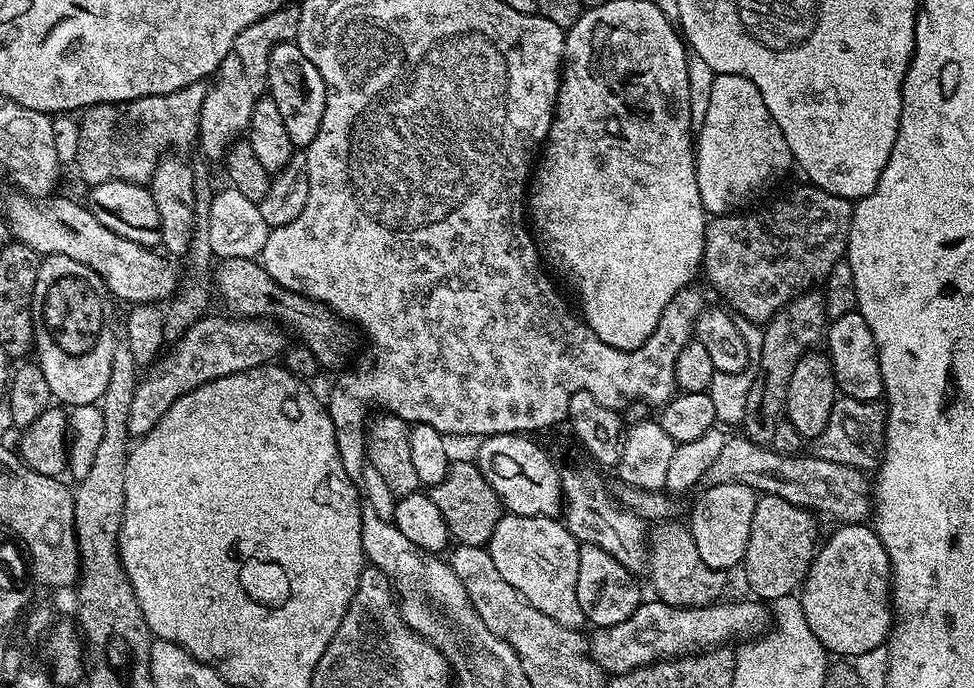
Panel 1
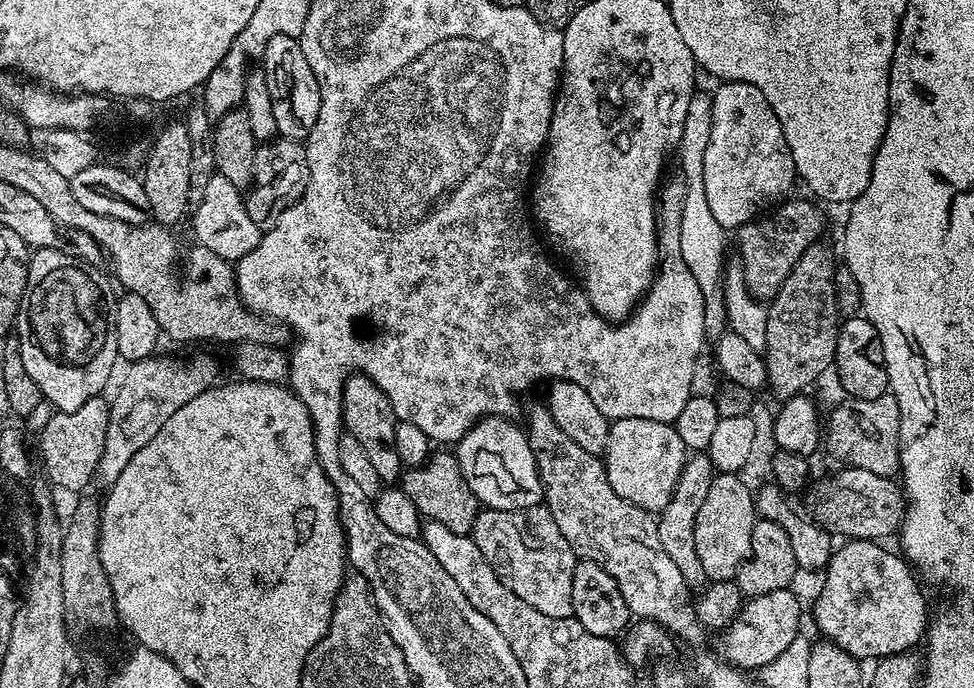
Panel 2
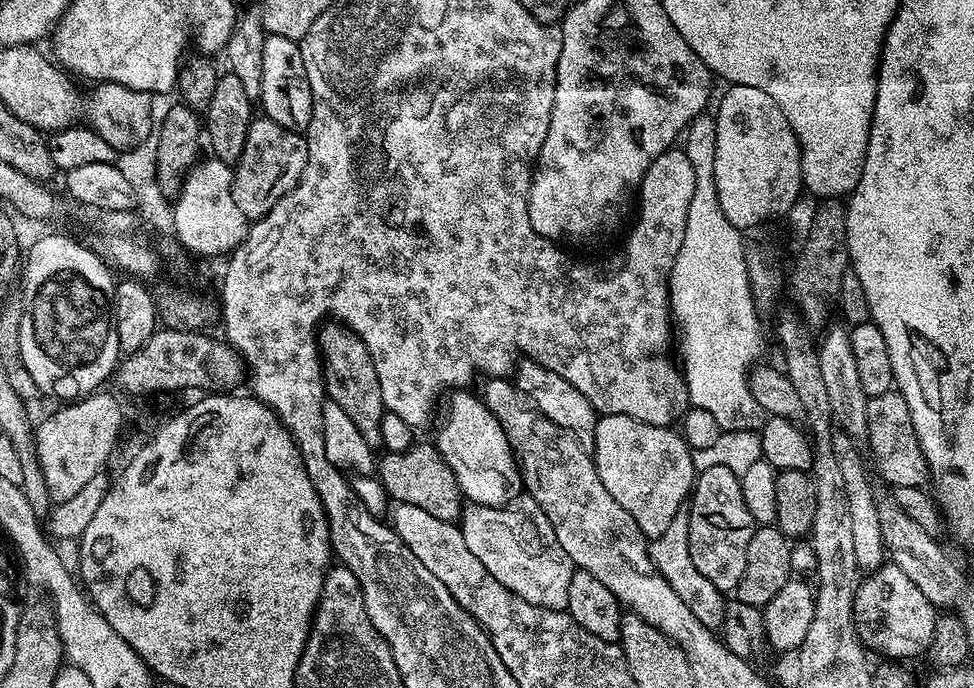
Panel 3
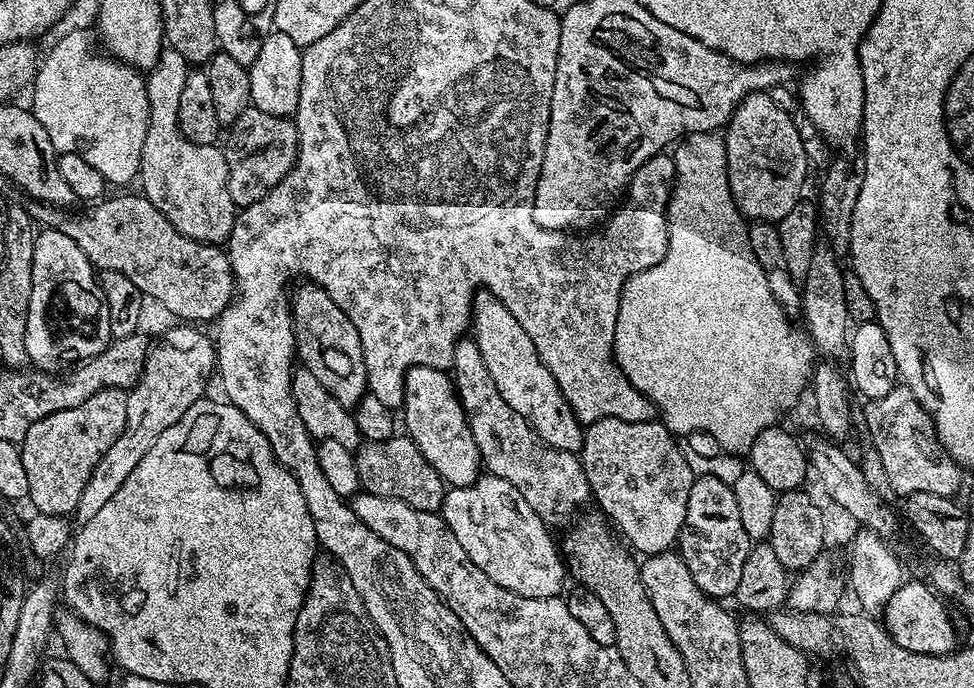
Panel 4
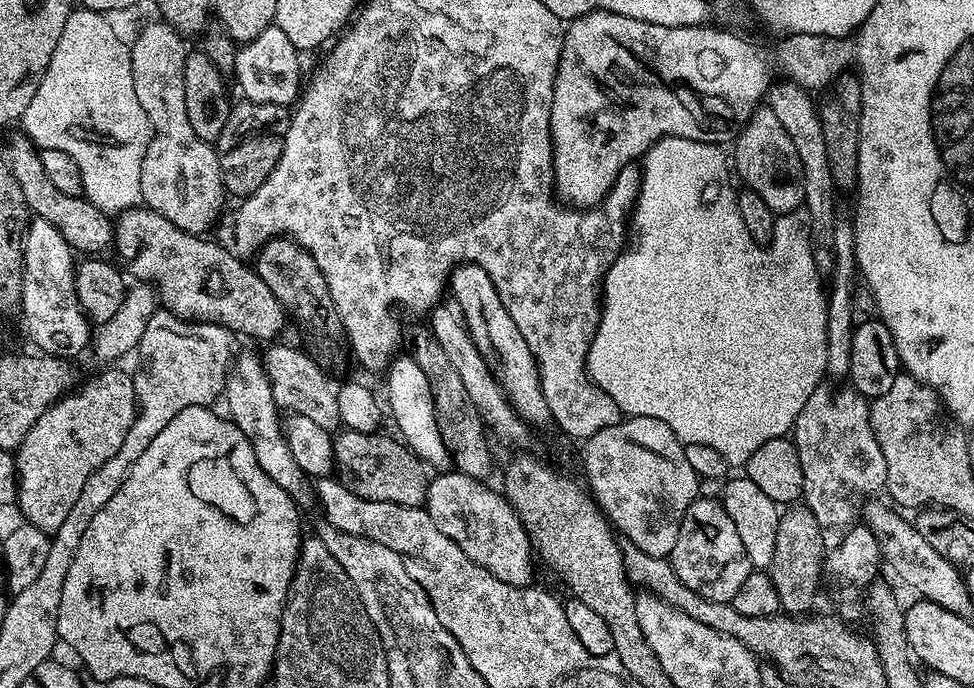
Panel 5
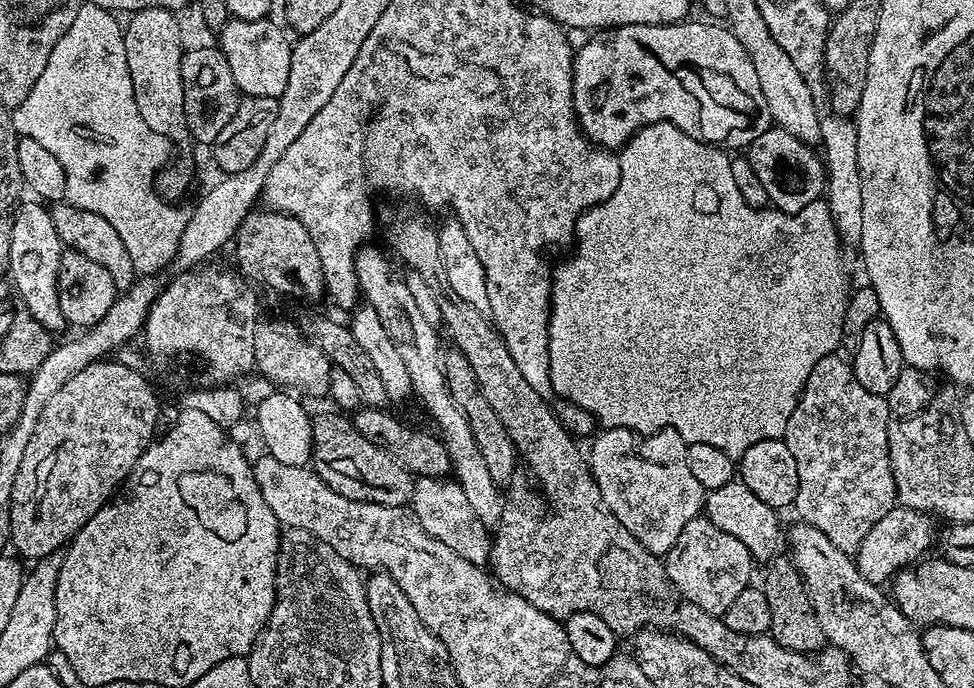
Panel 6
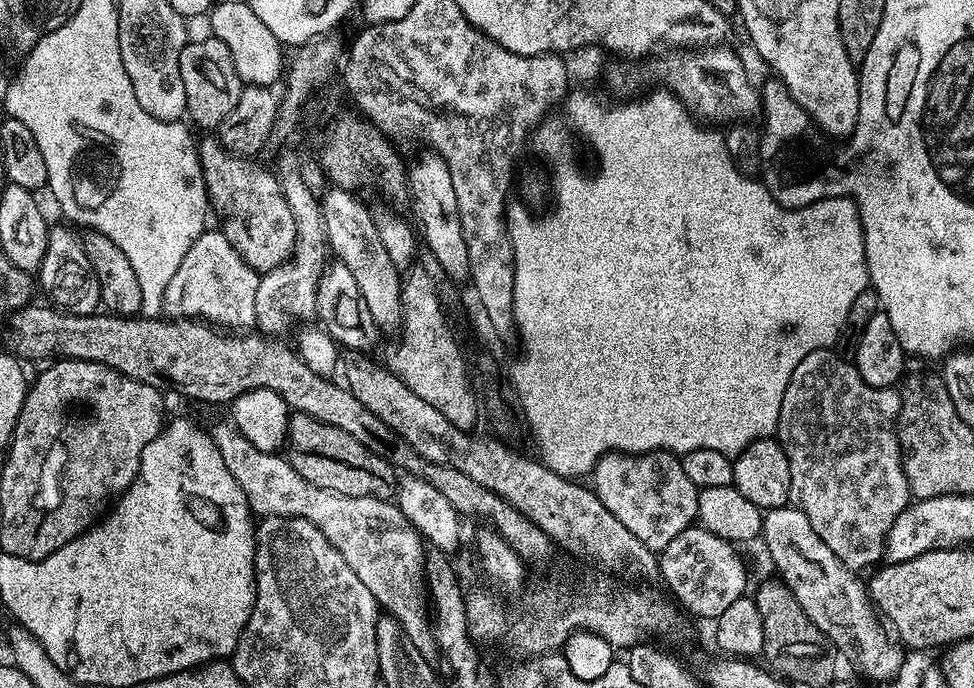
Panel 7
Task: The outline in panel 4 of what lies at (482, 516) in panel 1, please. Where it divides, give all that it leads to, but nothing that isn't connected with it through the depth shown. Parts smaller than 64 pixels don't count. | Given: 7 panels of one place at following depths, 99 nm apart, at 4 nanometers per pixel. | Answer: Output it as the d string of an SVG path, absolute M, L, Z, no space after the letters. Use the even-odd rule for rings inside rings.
M397 434L388 440L361 443L355 453L356 469L363 491L372 492L382 498L390 498L398 502L406 502L406 506L414 506L414 510L426 510L439 513L444 506L446 485L444 479L422 458L418 446L406 434Z

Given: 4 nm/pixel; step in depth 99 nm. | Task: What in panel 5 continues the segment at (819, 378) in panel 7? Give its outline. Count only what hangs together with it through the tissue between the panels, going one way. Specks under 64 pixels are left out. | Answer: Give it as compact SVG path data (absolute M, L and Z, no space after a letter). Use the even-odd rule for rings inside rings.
M848 386L841 392L818 387L802 406L790 439L798 450L798 462L802 462L803 503L821 529L844 530L857 523L861 501L875 497L872 495L886 485L886 458L882 458L882 446L874 438L869 401Z

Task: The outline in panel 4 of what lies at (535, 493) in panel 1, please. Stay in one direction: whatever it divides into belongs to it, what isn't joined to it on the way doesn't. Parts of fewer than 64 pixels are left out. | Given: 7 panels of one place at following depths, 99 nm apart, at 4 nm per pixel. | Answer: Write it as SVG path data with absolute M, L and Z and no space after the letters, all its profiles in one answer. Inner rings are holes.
M418 366L404 375L402 428L418 446L422 458L438 470L445 485L454 488L470 486L481 475L482 463L471 426L456 393L453 377L443 368Z

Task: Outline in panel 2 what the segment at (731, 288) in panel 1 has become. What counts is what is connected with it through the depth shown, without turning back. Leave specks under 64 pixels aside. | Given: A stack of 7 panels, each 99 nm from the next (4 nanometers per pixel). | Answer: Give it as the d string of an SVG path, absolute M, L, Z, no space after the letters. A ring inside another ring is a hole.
M785 199L775 209L776 216L764 214L735 229L735 251L742 258L745 268L745 285L761 302L771 301L776 291L786 282L790 270L794 270L794 262L802 258L811 244L817 243L824 232L824 216L808 200Z

